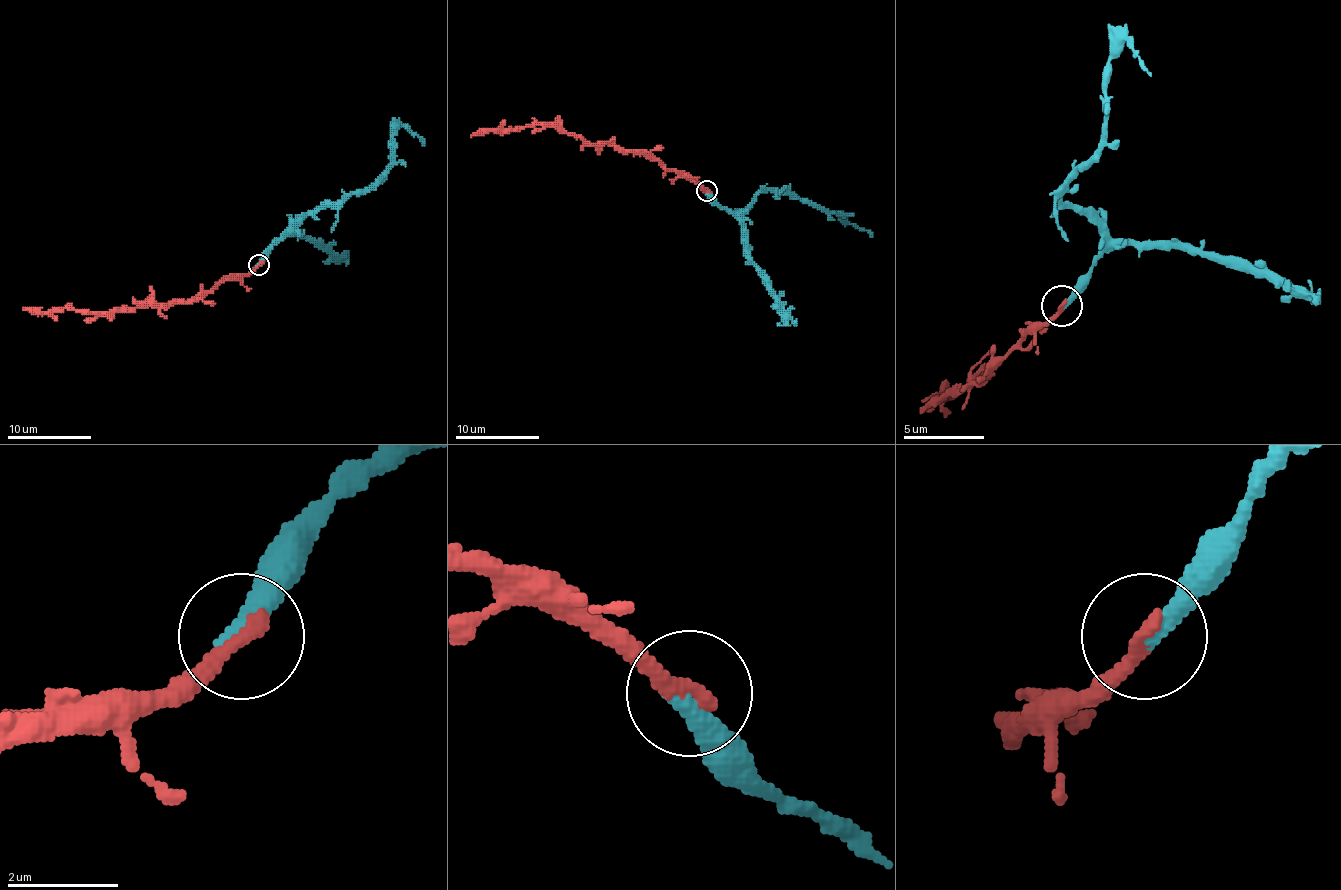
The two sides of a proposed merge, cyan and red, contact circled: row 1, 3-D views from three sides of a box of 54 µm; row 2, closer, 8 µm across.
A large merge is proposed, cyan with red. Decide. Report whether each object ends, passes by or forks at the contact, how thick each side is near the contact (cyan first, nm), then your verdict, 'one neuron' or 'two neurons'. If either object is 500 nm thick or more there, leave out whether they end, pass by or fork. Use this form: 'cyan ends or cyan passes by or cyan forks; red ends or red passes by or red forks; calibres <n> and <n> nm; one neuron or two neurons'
cyan ends; red ends; calibres 400 and 320 nm; one neuron

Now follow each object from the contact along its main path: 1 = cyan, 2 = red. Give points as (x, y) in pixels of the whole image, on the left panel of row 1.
1: (259, 265), (314, 208), (340, 206), (352, 194), (365, 191), (390, 162), (392, 134), (401, 126), (424, 145)
2: (259, 265), (247, 274), (219, 280), (209, 291), (186, 301), (105, 312), (57, 308), (29, 312), (23, 308)

